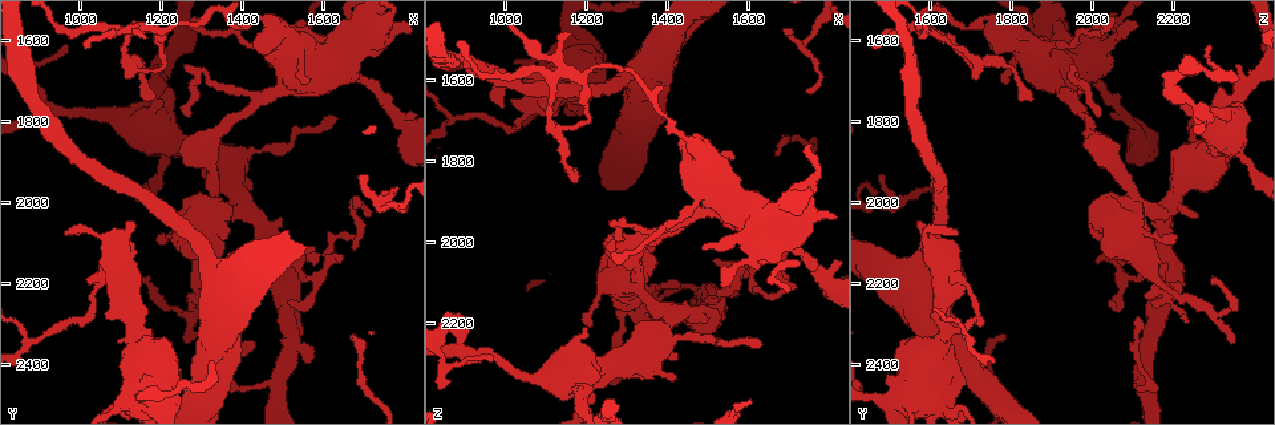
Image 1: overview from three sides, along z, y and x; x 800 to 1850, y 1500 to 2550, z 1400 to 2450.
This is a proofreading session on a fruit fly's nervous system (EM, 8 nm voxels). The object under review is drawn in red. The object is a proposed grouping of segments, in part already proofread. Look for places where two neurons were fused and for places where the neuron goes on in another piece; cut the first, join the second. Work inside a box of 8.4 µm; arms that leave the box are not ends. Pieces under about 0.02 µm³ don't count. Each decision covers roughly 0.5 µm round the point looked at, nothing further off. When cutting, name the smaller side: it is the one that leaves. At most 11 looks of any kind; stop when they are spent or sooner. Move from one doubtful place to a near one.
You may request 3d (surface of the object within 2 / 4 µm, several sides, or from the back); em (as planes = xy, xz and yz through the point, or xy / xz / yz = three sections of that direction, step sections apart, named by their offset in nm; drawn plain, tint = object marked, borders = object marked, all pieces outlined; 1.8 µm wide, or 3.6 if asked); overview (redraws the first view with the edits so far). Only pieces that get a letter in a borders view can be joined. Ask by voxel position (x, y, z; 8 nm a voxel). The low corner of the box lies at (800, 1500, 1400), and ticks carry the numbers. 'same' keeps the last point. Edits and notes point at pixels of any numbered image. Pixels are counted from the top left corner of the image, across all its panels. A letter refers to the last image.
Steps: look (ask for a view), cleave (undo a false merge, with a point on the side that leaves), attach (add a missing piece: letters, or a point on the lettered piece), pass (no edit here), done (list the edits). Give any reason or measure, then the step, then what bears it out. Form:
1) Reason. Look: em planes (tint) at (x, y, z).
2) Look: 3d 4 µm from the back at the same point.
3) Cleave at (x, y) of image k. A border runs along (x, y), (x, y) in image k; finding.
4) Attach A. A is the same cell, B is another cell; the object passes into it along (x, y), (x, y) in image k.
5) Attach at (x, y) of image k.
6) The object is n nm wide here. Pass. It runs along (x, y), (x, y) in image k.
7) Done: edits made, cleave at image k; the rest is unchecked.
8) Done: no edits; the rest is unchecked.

Look: em yz step 8 (borders) at (1600, 2135, 2075).

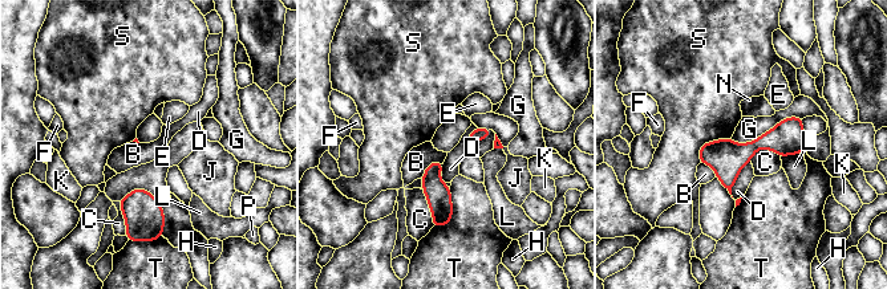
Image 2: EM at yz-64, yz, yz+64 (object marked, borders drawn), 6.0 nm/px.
Pass. B, C, D, E, F, G, H, J, K, L, N, P, S and T are other cells; a border runs along (802, 117), (730, 139) in image 2; continuous, no second neuron.

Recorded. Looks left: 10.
Sharp bend. Look: 3d 4 µm at (1325, 2005, 2105).

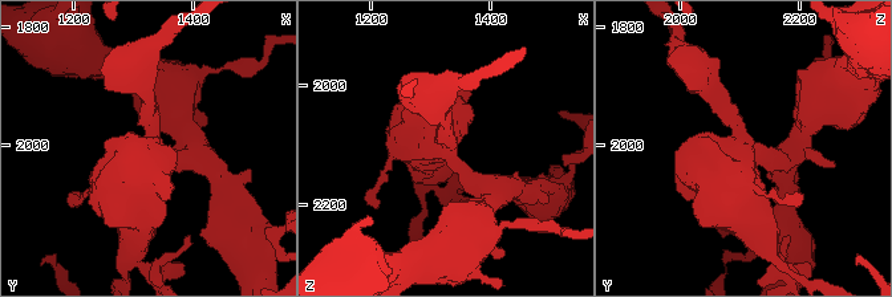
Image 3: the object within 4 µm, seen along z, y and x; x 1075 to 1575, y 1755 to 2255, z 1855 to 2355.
Now the EM. Look: em planes (borders) at (1315, 2010, 2100).

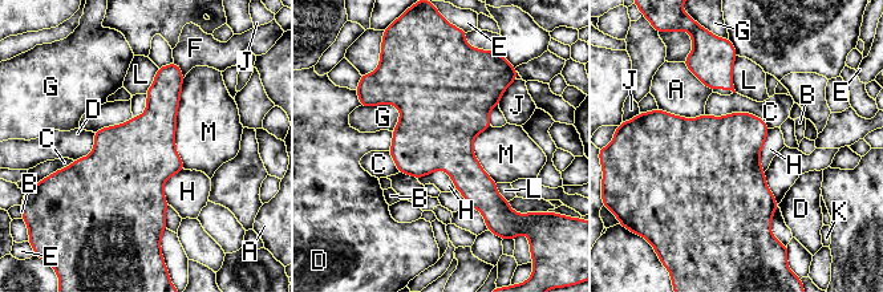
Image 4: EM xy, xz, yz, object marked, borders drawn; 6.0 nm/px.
Pass. A, B, C, D, E, F, G, H, J, K, L and M are other cells; all the same neuron.

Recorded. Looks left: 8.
Sharp bend. Look: 3d 4 µm at (1155, 1810, 2325).

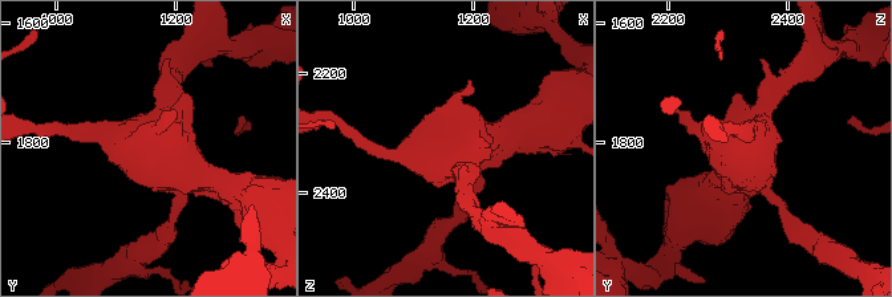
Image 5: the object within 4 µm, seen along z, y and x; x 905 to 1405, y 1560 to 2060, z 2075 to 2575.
Look: em 3.6 µm planes (tint) at (1155, 1820, 2335).

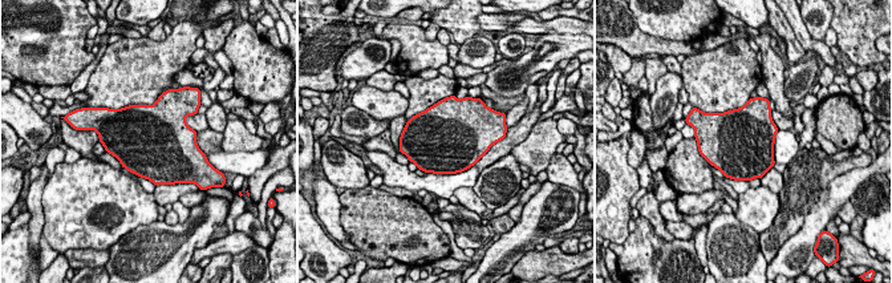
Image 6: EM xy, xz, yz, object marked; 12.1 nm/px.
What lies round it. Look: em 3.6 µm planes (borders) at the same point.

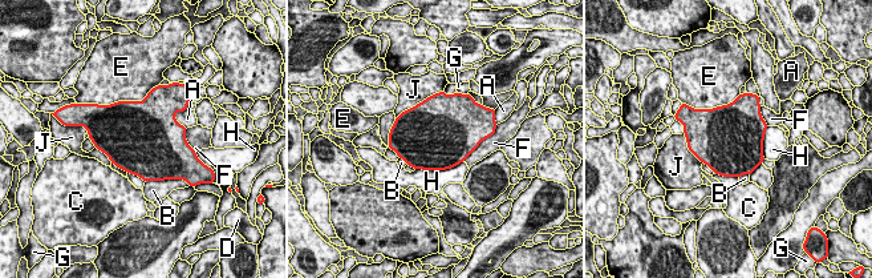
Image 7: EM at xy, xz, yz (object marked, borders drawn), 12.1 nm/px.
Pass. A, B, C, D, E, F, G, H and J are other cells; all the same neuron.

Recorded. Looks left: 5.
Thick turns thin. Look: 3d 4 µm at (1485, 1580, 1775).

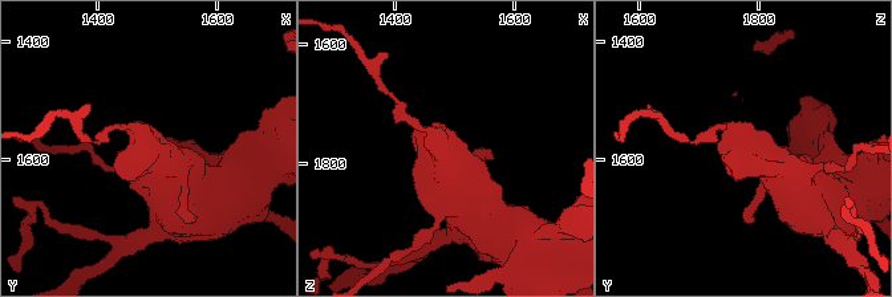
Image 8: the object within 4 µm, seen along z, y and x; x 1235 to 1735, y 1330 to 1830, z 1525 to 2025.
Need the tissue. Look: em 3.6 µm xy step 16 (tint) at (1480, 1580, 1780).

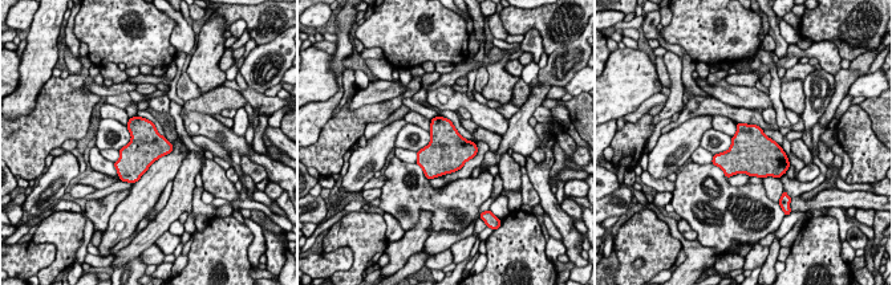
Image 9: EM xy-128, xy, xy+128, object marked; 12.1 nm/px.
Another direction. Look: em 3.6 µm planes (borders) at the same point.

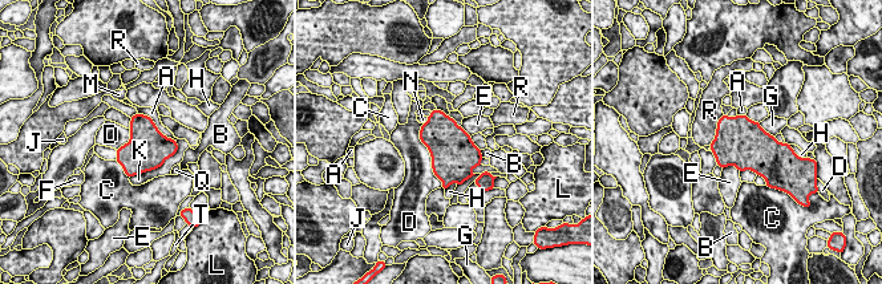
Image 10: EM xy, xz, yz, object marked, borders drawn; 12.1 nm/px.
Pass. A, B, C, D, E, F, G, H, J, K, L, M, N, Q, R and T are other cells; a border runs along (421, 124), (420, 141), (442, 186) in image 10; continuous, no second neuron.

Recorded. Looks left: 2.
Done: no edits; the rest is unchecked.

